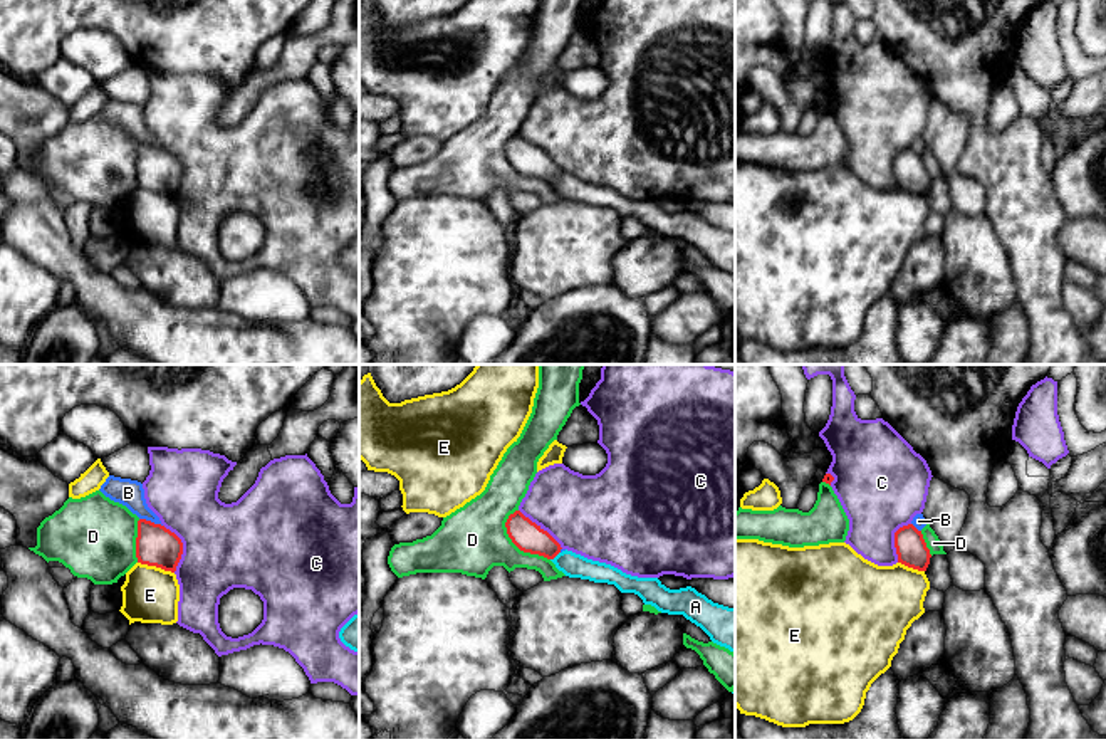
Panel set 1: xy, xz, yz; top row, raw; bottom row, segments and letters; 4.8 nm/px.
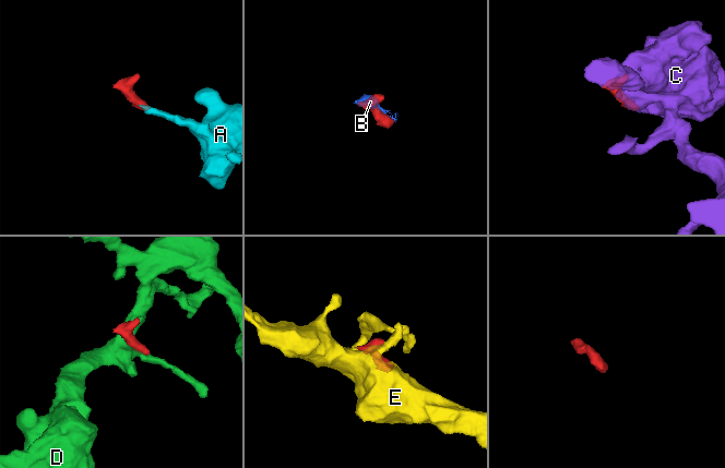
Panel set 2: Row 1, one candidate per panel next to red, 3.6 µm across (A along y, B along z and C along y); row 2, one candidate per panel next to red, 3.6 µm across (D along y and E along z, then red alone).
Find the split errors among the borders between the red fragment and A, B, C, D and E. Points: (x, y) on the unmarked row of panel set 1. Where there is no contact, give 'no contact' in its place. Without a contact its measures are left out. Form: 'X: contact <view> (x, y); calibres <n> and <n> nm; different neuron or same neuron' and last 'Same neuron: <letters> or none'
A: contact xz (554, 180); calibres 150 and 120 nm; different neuron
B: contact xy (150, 145); calibres 190 and 130 nm; different neuron
C: contact xy (182, 172); calibres 190 and 400 nm; different neuron
D: contact xz (517, 170); calibres 150 and 320 nm; different neuron
E: contact xy (156, 190); calibres 190 and 280 nm; different neuron
Same neuron: none

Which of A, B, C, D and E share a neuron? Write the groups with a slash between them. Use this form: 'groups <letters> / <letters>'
groups A B / C / D / E

